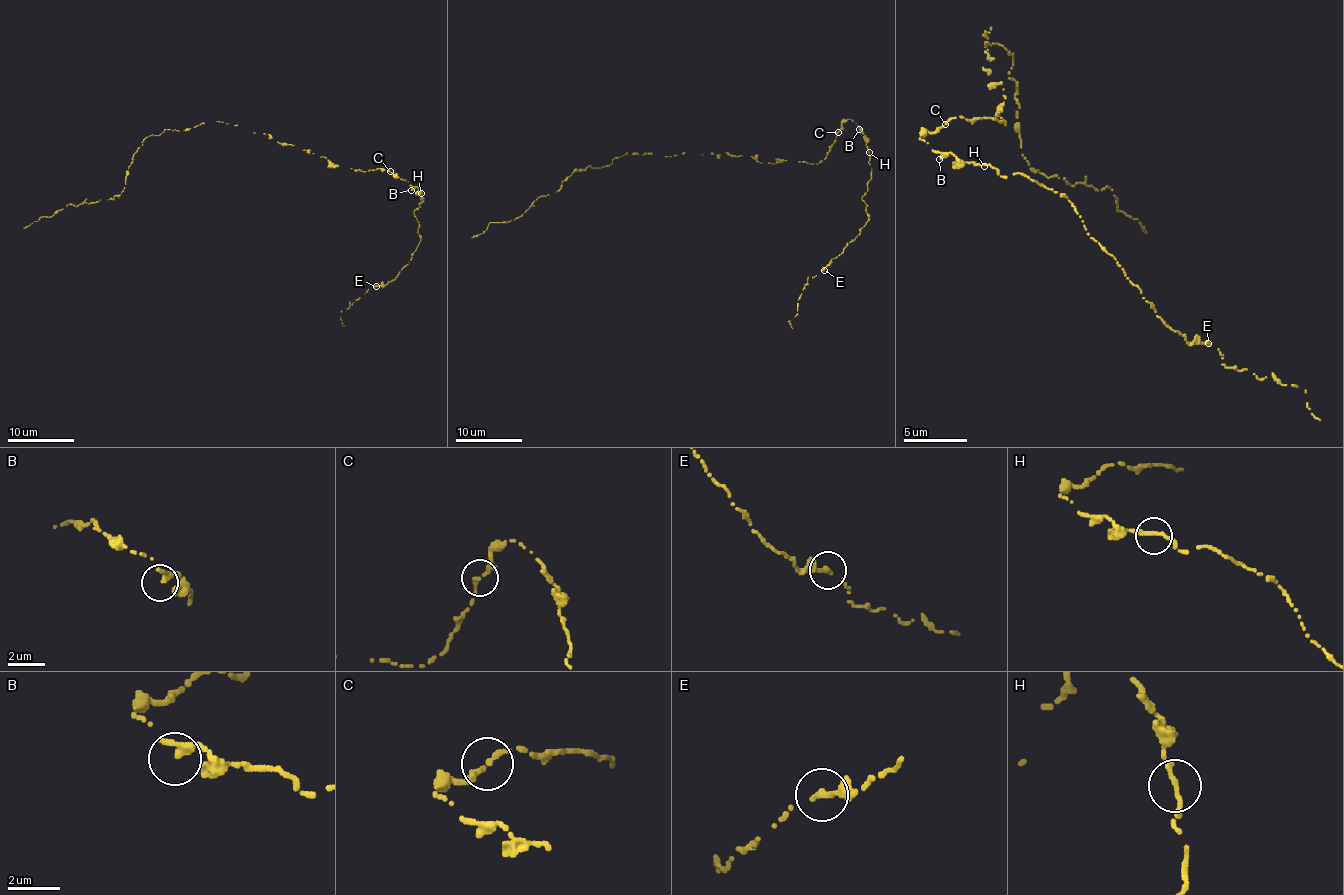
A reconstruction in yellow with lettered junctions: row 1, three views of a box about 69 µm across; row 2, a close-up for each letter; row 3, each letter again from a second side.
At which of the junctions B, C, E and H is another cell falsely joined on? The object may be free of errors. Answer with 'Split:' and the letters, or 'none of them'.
Split: none of them

